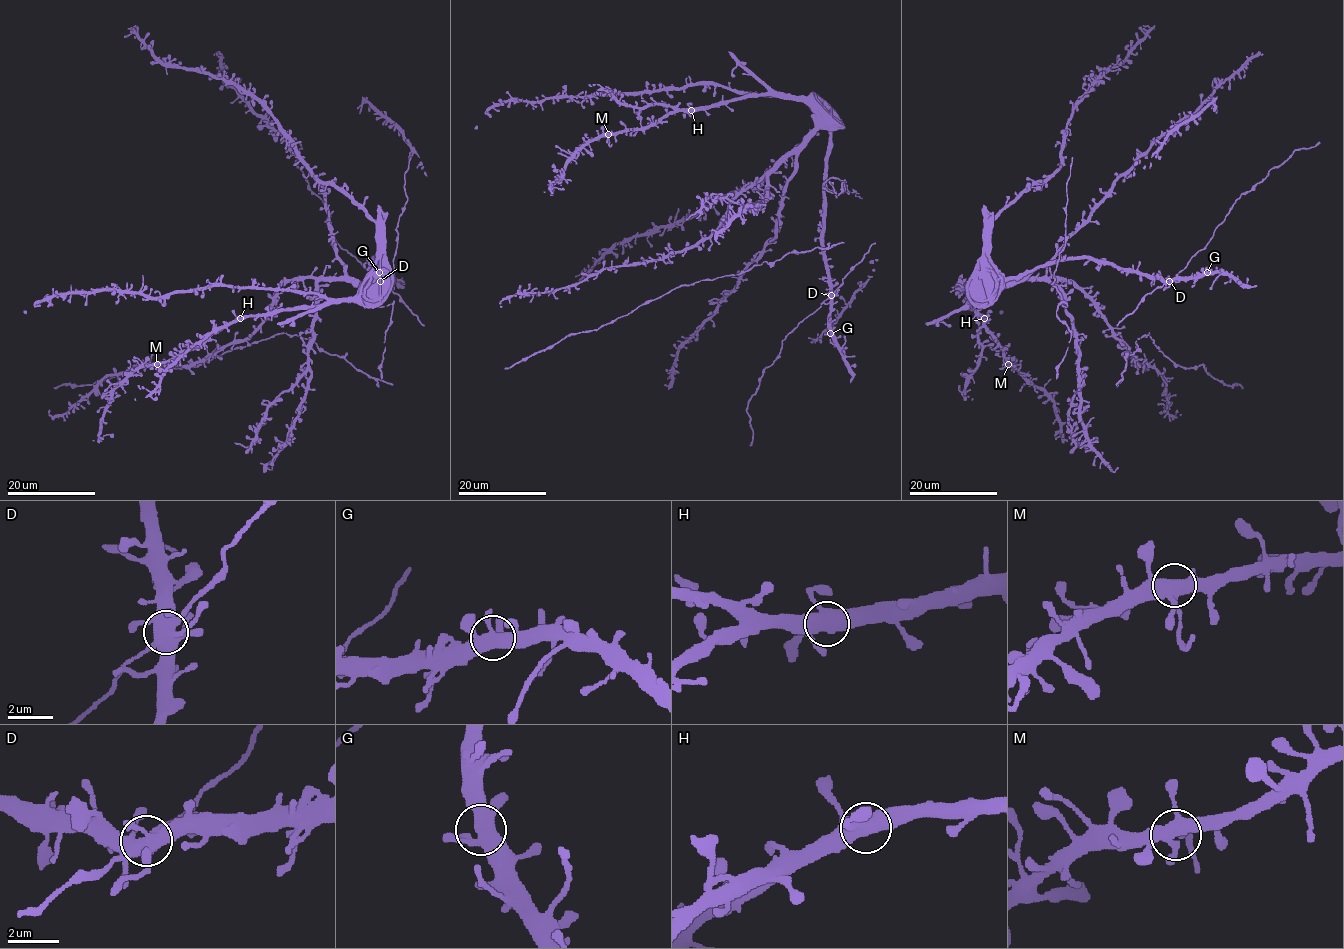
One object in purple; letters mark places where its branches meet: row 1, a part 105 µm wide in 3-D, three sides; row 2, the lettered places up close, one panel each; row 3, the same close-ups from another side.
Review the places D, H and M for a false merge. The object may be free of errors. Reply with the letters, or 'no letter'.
no letter

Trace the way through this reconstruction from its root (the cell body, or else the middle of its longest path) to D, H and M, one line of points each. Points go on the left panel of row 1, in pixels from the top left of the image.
D: (353, 280), (365, 284), (378, 282), (373, 258), (371, 267), (380, 281)
H: (353, 280), (364, 289), (352, 300), (299, 305), (240, 318)
M: (353, 280), (364, 289), (357, 298), (238, 317), (211, 332), (197, 346), (184, 349), (156, 364)

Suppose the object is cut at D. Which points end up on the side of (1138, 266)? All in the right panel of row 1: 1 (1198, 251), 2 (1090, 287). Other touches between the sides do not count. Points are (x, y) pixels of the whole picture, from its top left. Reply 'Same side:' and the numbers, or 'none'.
Same side: none

